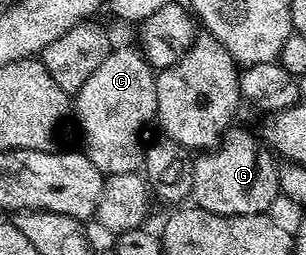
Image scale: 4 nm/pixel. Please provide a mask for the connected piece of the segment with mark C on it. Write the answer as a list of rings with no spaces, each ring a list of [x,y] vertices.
[[[114,47],[103,66],[75,94],[71,108],[75,116],[77,112],[85,157],[102,174],[111,177],[138,171],[147,149],[141,145],[141,131],[157,115],[157,72],[140,47]]]

